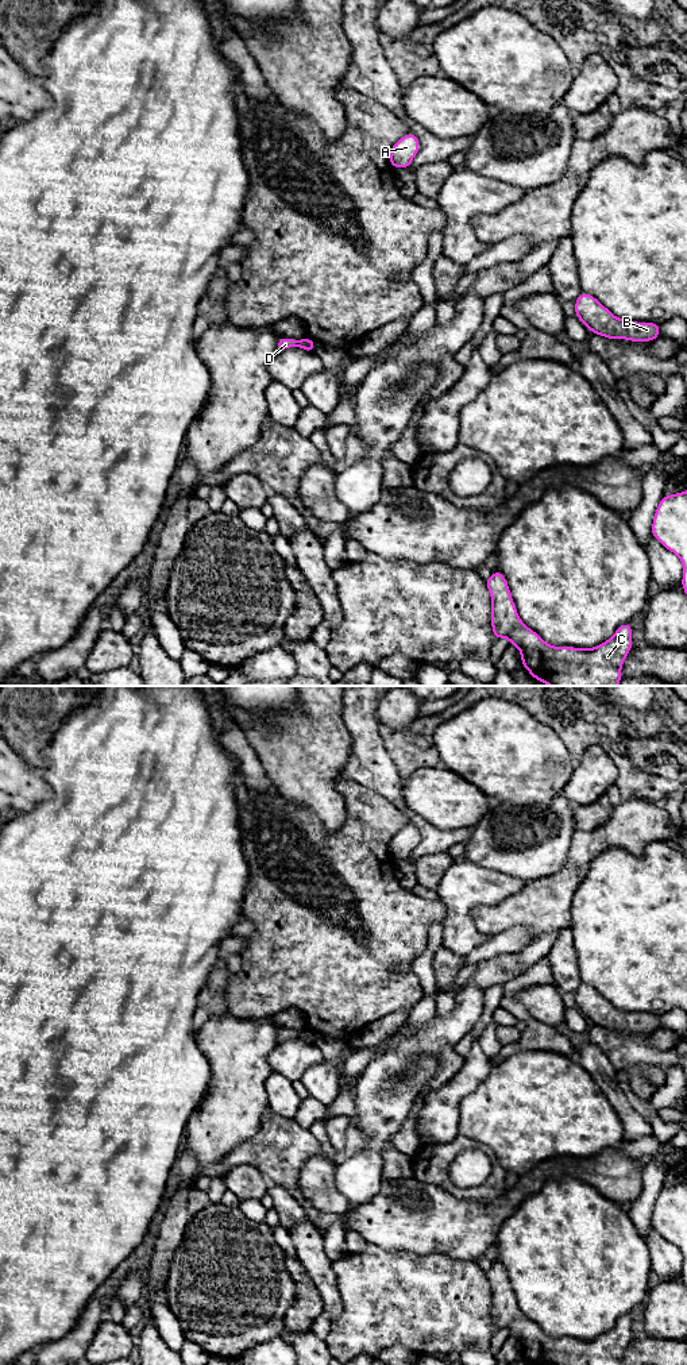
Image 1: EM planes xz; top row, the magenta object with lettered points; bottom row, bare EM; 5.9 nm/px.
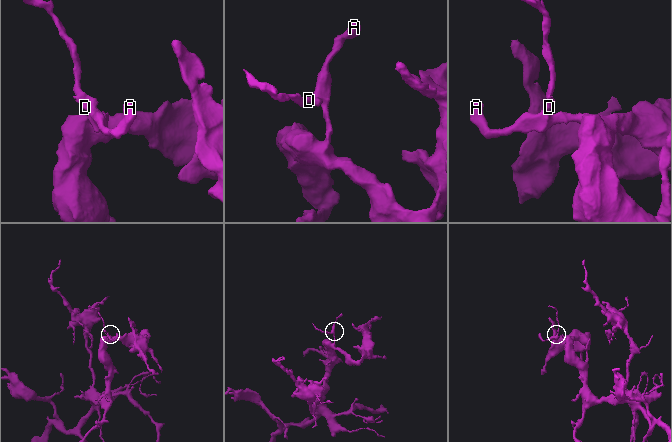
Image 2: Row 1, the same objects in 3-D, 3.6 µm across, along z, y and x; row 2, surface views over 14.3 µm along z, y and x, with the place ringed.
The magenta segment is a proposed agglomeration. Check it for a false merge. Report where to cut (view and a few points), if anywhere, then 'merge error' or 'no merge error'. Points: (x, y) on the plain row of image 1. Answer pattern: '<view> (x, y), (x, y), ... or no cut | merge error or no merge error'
xz (307, 1028), (303, 1032) | merge error

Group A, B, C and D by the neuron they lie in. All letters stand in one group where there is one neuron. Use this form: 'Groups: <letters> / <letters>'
Groups: A B C / D

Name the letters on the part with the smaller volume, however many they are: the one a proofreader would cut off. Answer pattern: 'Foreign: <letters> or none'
Foreign: D

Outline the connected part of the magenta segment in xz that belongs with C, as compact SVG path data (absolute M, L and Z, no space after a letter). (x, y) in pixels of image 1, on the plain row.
M493 1262L493 1266L485 1270L485 1275L491 1288L491 1319L494 1330L507 1329L509 1335L520 1341L521 1357L529 1365L622 1365L621 1357L634 1337L630 1314L621 1315L611 1330L594 1339L553 1338L521 1312L506 1269L501 1262Z

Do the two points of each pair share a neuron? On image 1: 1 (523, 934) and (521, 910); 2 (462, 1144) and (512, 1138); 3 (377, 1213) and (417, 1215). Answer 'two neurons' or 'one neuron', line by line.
1: two neurons
2: two neurons
3: one neuron

